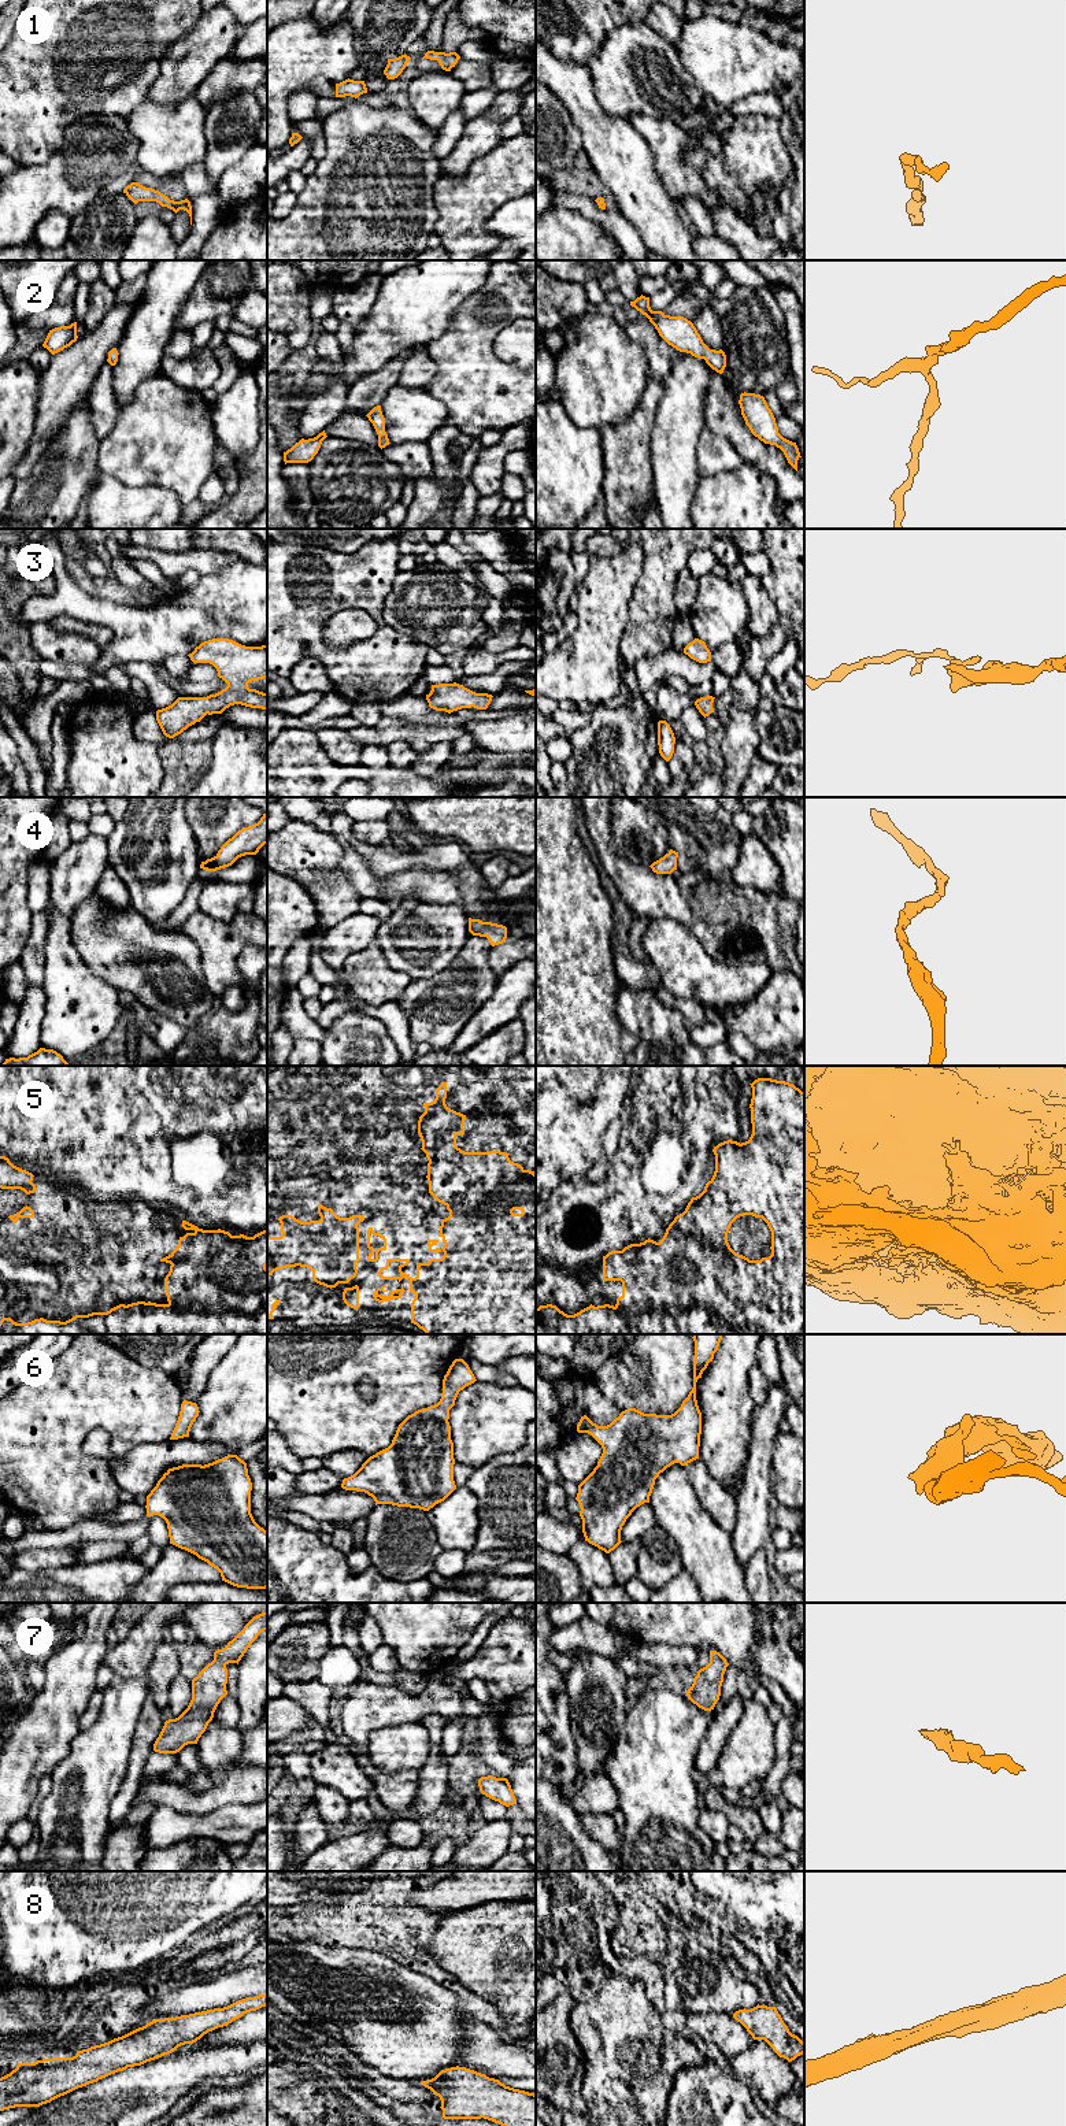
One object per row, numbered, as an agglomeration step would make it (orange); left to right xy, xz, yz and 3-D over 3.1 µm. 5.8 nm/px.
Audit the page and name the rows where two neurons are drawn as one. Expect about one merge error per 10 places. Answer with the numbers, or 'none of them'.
none of them

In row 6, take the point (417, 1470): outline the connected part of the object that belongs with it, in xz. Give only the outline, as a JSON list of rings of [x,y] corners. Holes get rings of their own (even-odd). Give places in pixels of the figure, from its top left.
[[[455,1359],[444,1375],[440,1401],[408,1415],[399,1425],[392,1444],[370,1456],[354,1475],[344,1478],[341,1488],[367,1493],[375,1505],[392,1504],[429,1511],[444,1501],[456,1489],[449,1410],[455,1405],[459,1392],[475,1381],[469,1364],[463,1359]]]

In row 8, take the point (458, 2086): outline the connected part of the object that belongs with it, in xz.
[[[466,2067],[441,2070],[434,2078],[421,2082],[441,2100],[444,2119],[488,2119],[501,2126],[536,2126],[536,2094],[506,2086]]]

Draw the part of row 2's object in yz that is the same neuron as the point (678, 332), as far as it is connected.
[[[640,296],[630,305],[645,315],[655,326],[659,336],[680,352],[691,353],[695,358],[704,359],[706,363],[722,374],[726,367],[726,355],[722,349],[710,349],[702,340],[696,327],[684,316],[665,315],[662,311],[652,311],[649,297]]]

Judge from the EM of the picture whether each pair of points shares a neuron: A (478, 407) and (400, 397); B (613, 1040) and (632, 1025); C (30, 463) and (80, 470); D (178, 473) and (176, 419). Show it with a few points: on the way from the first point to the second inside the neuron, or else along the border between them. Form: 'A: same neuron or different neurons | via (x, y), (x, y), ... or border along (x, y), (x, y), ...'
A: different neurons | border along (424, 389), (445, 406), (447, 418), (443, 425)
B: different neurons | border along (617, 997), (618, 1021), (639, 1037), (635, 1051)
C: different neurons | border along (54, 437), (40, 462), (25, 478), (17, 482)
D: same neuron | via (178, 459), (176, 433)

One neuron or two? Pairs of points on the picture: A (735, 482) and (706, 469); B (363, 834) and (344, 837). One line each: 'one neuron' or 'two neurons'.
A: two neurons
B: two neurons

